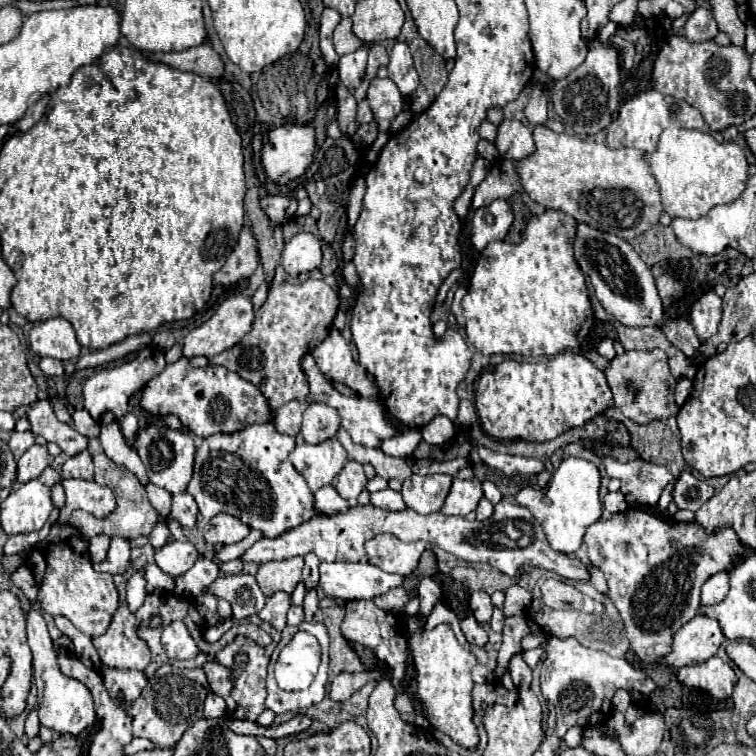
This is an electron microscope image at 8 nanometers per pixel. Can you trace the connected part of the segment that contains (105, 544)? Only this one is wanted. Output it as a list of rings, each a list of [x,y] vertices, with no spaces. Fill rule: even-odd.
[[[105,534],[93,536],[89,540],[89,554],[91,554],[91,560],[93,562],[103,562],[105,560],[107,550],[109,550],[109,542],[111,542],[111,538],[105,536]]]

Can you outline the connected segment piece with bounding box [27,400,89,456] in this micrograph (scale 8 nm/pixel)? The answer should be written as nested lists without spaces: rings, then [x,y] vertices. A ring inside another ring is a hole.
[[[39,400],[27,412],[31,432],[43,436],[47,442],[55,442],[67,456],[75,456],[87,448],[87,438],[65,422],[59,422],[53,414],[49,400]]]

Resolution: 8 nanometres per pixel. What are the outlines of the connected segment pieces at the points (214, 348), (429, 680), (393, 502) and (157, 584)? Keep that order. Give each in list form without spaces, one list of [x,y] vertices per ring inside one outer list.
[[[241,294],[229,296],[207,322],[203,322],[199,328],[193,328],[185,336],[185,340],[183,340],[183,356],[185,358],[193,358],[193,356],[207,356],[209,358],[209,356],[217,356],[223,350],[239,344],[241,338],[251,330],[253,316],[255,316],[255,310],[253,310],[251,298],[245,298]]]
[[[439,624],[433,630],[411,634],[409,648],[417,672],[417,698],[423,704],[425,718],[431,722],[433,728],[447,734],[455,744],[475,750],[475,746],[479,744],[479,732],[473,724],[471,670],[477,664],[477,658],[457,642],[449,624]]]
[[[391,488],[373,492],[371,494],[371,504],[377,506],[377,508],[383,508],[383,510],[403,510],[405,508],[405,502],[403,502],[401,494],[391,490]]]
[[[149,564],[145,568],[145,590],[147,594],[157,594],[157,592],[173,592],[175,590],[175,580],[165,574],[157,564]]]

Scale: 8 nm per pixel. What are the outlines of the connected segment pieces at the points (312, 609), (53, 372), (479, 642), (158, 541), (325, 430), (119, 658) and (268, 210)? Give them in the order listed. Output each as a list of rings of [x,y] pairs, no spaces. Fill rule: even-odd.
[[[309,590],[303,602],[303,612],[305,612],[305,620],[313,620],[315,612],[319,610],[319,600],[317,600],[317,592]]]
[[[43,358],[39,362],[39,368],[43,370],[45,376],[61,376],[63,374],[63,362],[55,358]]]
[[[473,616],[461,620],[461,630],[465,632],[469,644],[479,646],[479,648],[483,648],[487,644],[487,632],[485,632],[485,628],[481,624],[477,624],[477,620]]]
[[[159,522],[153,532],[149,534],[149,542],[153,548],[161,548],[165,546],[167,542],[171,540],[171,534],[169,534],[169,528],[167,528],[167,522]]]
[[[313,402],[303,412],[301,434],[307,444],[319,444],[327,438],[333,438],[339,426],[341,426],[341,418],[335,408]]]
[[[121,602],[109,630],[93,638],[93,646],[99,652],[99,658],[109,668],[121,670],[145,670],[151,662],[149,646],[137,636],[135,616],[127,610],[127,604]]]
[[[265,196],[261,198],[261,208],[267,214],[269,222],[273,224],[285,224],[287,222],[287,208],[289,208],[289,198],[287,196]]]

